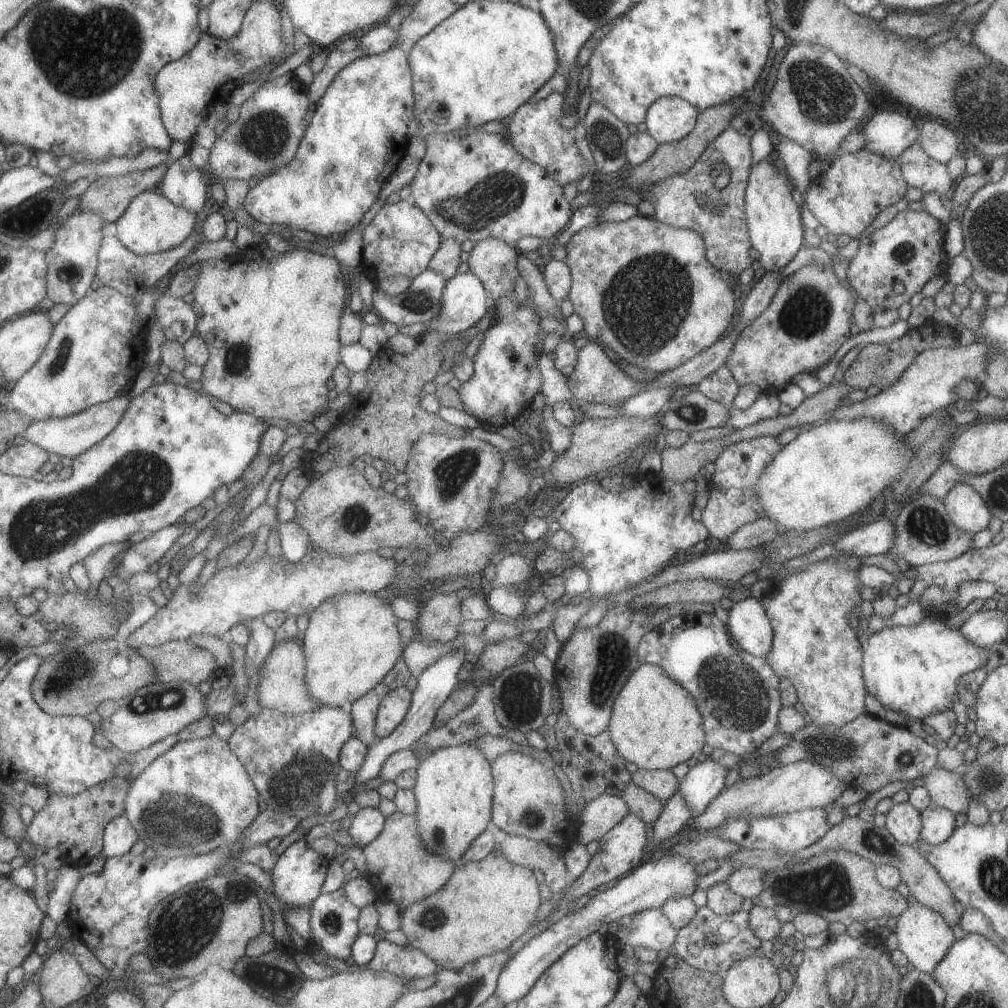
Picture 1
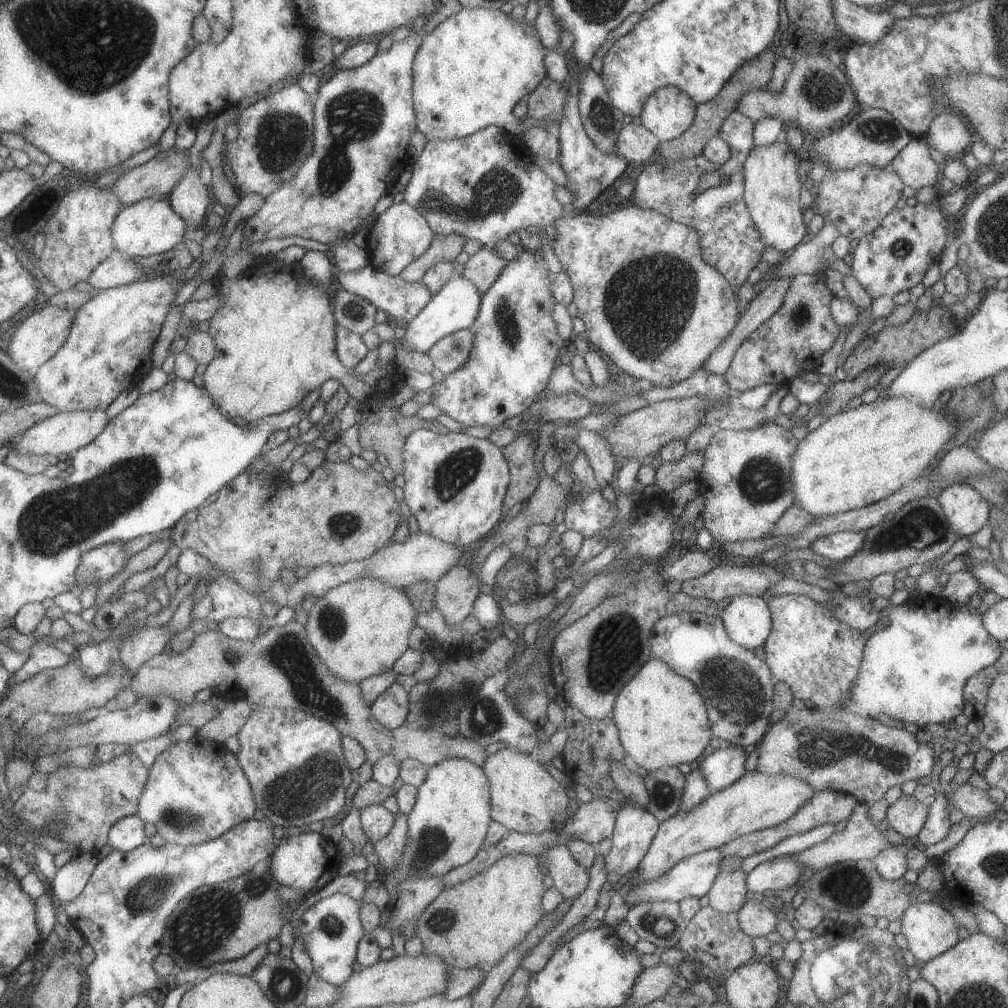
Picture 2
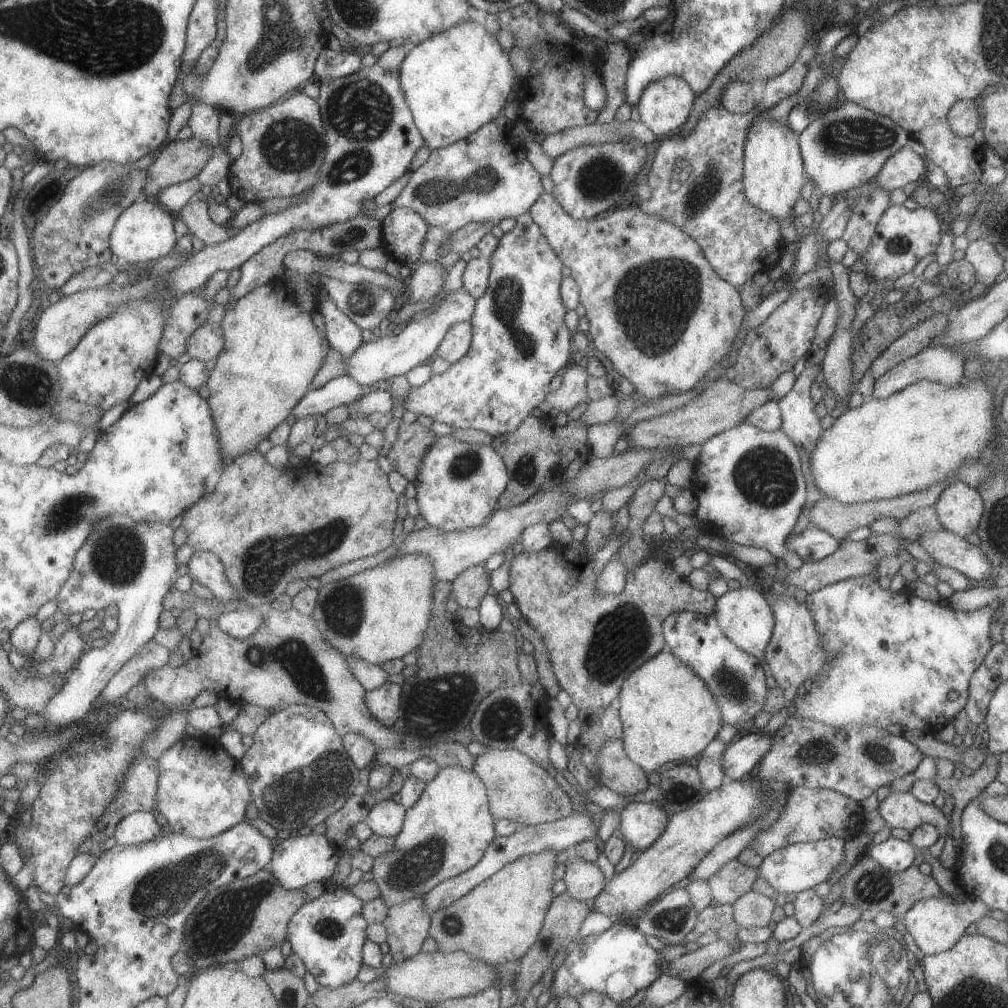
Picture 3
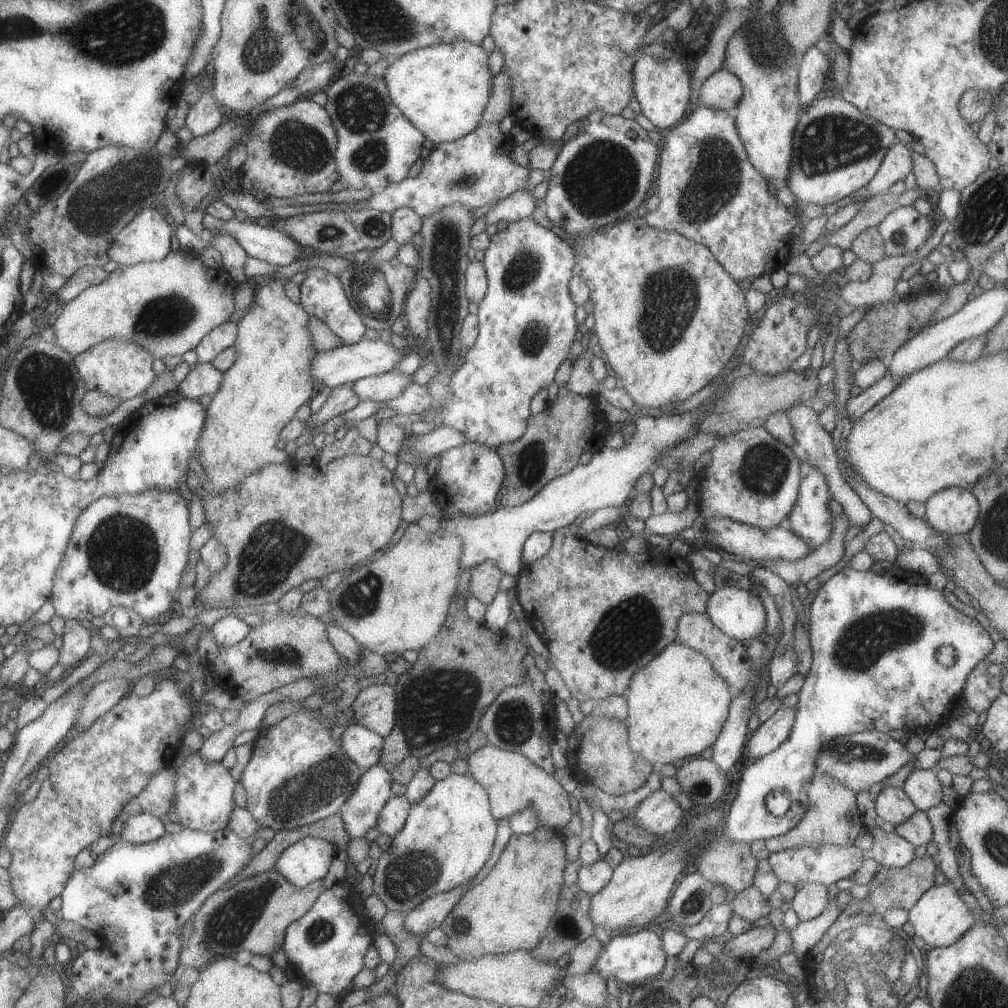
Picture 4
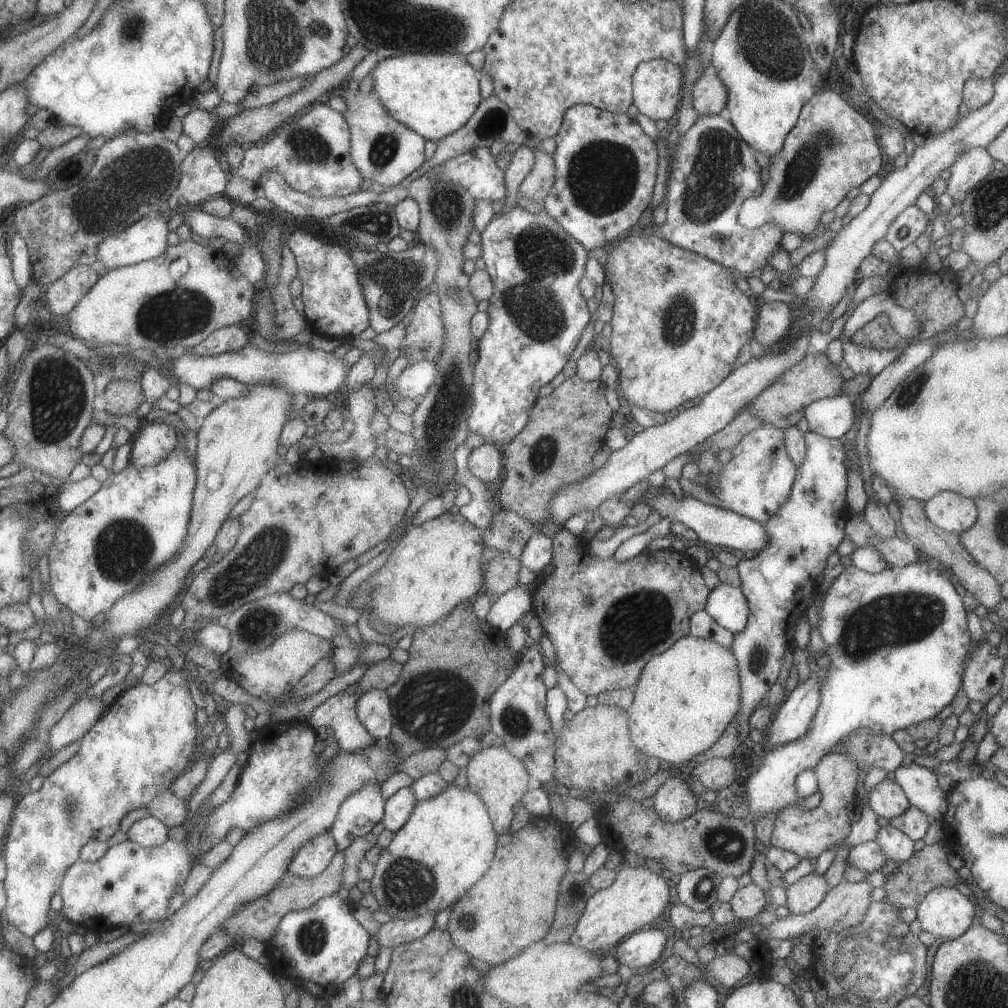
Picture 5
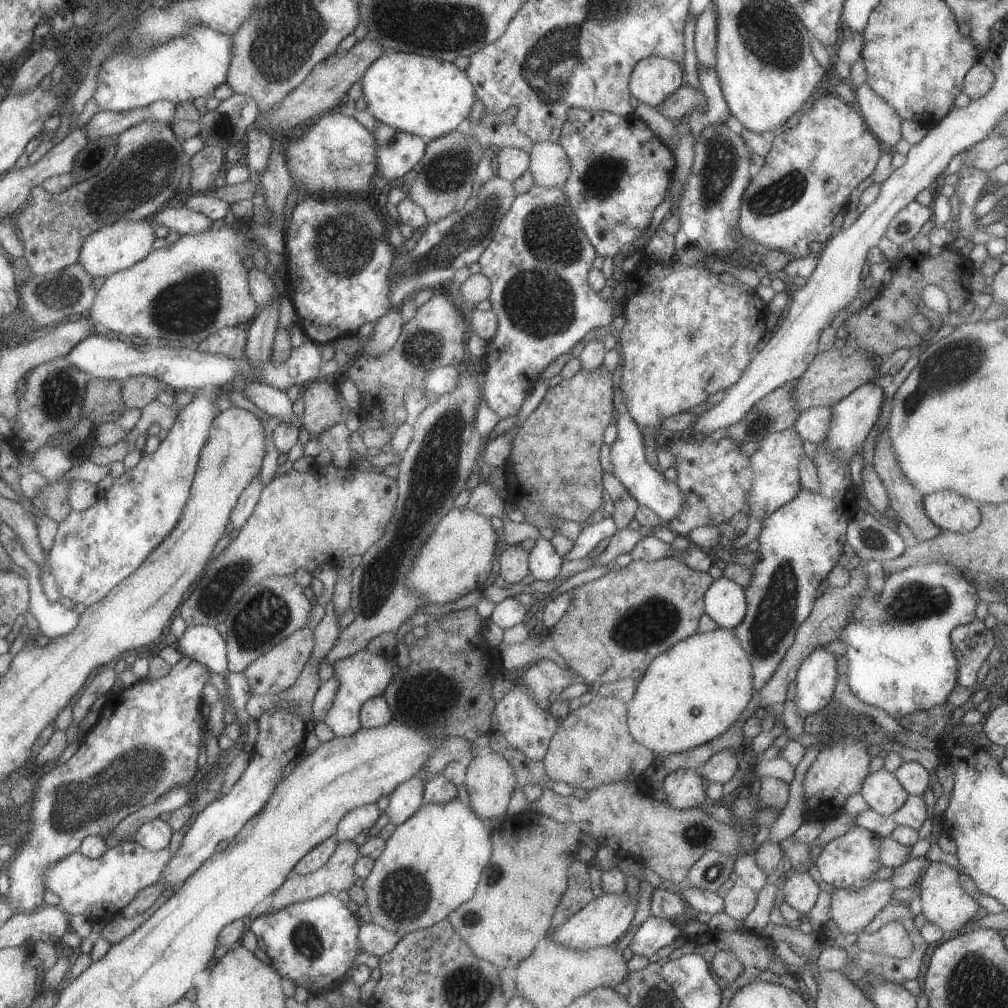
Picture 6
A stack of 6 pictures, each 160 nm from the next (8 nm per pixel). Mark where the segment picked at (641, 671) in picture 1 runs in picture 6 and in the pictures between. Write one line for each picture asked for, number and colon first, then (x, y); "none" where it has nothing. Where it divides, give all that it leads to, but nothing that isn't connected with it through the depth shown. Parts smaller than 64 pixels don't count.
2: (661, 721)
3: (667, 712)
4: (677, 704)
5: (685, 697)
6: (694, 691)

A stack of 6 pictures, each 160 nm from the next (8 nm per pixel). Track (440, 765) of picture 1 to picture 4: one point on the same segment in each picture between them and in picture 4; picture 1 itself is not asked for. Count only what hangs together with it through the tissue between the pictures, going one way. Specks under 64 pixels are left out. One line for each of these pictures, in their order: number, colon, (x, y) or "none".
2: (446, 827)
3: (446, 832)
4: (447, 836)

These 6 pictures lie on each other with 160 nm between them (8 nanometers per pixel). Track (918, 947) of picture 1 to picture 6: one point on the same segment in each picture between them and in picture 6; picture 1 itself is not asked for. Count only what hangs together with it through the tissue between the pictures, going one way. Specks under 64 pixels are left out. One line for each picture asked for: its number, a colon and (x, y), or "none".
2: (930, 930)
3: (936, 923)
4: (939, 917)
5: (943, 912)
6: (943, 902)

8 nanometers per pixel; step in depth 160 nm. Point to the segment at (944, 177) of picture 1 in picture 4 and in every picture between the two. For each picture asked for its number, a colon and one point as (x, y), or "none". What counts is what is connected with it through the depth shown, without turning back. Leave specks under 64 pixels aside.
2: (913, 164)
3: (903, 166)
4: (896, 163)

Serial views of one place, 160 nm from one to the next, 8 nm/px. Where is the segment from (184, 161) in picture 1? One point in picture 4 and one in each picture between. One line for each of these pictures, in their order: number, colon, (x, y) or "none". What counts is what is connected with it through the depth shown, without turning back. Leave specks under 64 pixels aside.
2: (188, 199)
3: (194, 214)
4: (232, 255)

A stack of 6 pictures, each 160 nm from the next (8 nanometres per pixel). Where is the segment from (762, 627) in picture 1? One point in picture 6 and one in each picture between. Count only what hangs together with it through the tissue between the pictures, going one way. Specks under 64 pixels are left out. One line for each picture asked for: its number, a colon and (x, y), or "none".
2: (746, 620)
3: (744, 617)
4: (740, 615)
5: (726, 605)
6: (724, 601)

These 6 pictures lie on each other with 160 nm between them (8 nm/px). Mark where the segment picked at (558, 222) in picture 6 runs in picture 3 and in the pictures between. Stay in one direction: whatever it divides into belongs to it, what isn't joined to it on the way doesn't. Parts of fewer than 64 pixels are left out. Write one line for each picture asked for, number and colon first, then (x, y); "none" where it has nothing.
3: (519, 339)
4: (526, 324)
5: (536, 313)

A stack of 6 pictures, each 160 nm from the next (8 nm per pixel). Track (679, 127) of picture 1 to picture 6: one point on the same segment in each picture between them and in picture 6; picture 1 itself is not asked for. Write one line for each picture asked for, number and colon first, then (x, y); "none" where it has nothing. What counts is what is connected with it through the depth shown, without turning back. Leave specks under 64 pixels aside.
2: (667, 112)
3: (664, 105)
4: (660, 86)
5: (656, 84)
6: (653, 78)

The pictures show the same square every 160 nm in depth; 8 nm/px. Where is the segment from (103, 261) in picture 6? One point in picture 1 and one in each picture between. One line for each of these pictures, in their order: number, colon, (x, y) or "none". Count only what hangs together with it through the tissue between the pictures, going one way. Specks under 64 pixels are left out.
1: (151, 224)
2: (149, 226)
3: (143, 233)
4: (147, 237)
5: (144, 240)

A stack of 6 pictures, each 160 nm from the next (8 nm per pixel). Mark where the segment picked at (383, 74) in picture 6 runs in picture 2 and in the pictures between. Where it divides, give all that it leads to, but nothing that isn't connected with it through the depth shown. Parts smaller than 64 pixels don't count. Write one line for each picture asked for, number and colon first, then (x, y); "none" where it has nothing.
2: (468, 72)
3: (453, 82)
4: (442, 89)
5: (432, 94)

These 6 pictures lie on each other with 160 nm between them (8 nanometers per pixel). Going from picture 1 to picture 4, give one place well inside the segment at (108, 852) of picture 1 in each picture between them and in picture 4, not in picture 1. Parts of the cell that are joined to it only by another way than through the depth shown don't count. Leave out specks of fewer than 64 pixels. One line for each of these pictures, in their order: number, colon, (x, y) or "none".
2: (125, 834)
3: (138, 827)
4: (143, 828)

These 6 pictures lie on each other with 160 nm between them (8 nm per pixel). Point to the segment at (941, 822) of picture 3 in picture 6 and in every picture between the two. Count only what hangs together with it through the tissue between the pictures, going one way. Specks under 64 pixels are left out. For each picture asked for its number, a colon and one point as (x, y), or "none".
4: (891, 804)
5: (886, 799)
6: (882, 792)

